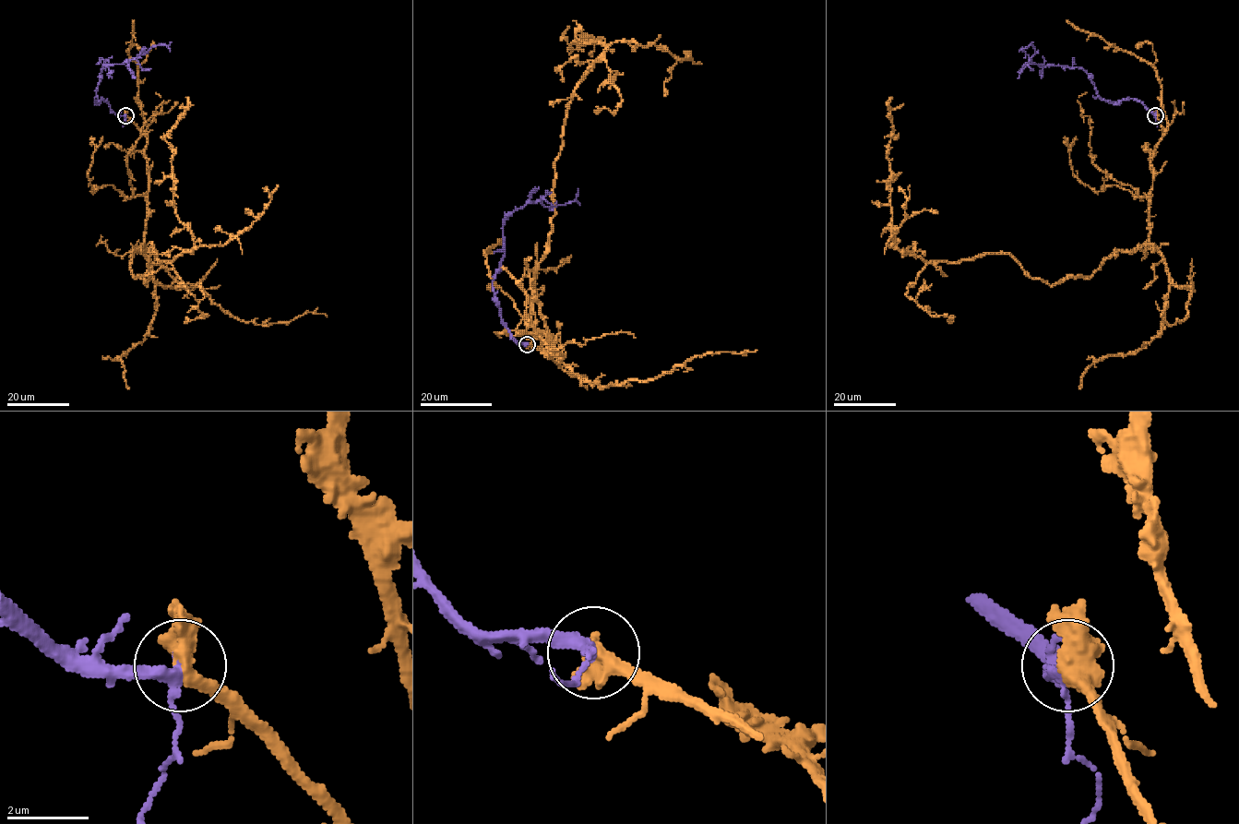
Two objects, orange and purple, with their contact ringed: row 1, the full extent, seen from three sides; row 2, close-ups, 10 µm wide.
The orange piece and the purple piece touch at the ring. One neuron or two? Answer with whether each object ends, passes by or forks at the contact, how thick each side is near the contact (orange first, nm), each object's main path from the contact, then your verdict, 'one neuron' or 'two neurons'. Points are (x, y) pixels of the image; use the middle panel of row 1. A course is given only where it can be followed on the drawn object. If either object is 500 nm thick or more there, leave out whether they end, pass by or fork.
orange passes by; purple passes by; 480 nm thick on the orange side, 260 nm on the other; orange runs (528, 344), (551, 352), (531, 280), (553, 232), (566, 107), (605, 50), (572, 41), (596, 44); purple runs (528, 344), (518, 343), (502, 321), (493, 287), (504, 255), (503, 220), (531, 202), (571, 203), (578, 189); one neuron

